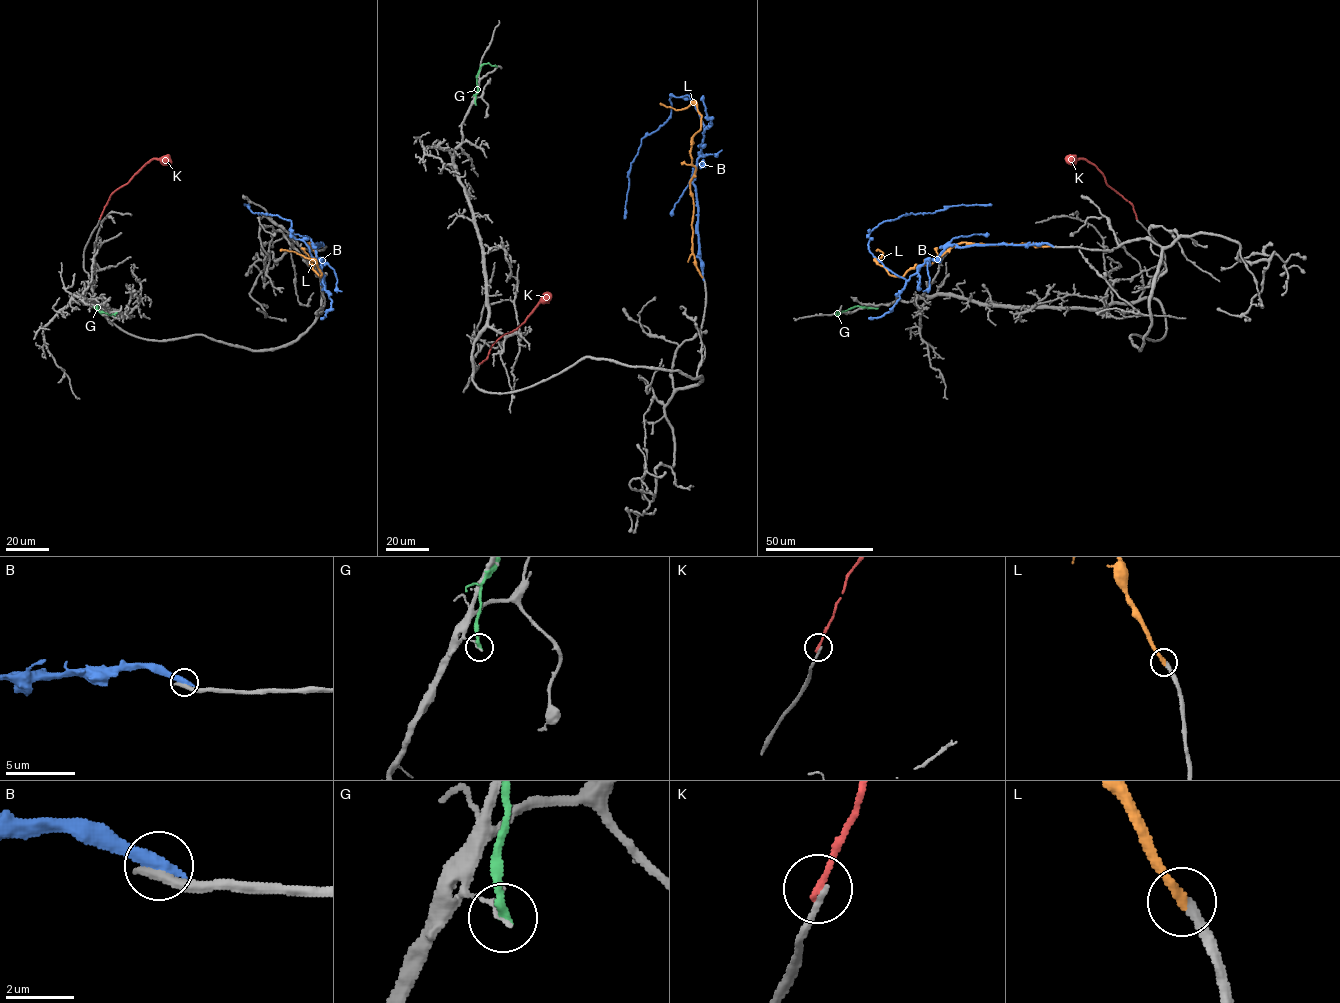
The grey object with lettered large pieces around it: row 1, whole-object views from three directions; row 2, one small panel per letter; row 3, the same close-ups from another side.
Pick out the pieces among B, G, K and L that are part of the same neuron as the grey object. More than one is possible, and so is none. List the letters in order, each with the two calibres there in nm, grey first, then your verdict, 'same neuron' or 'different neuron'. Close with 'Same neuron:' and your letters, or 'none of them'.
B: 380 nm thick on the grey side, 440 nm on the other; different neuron
G: 140 nm thick on the grey side, 280 nm on the other; different neuron
K: 170 nm thick on the grey side, 200 nm on the other; different neuron
L: 240 nm thick on the grey side, 280 nm on the other; same neuron
Same neuron: L

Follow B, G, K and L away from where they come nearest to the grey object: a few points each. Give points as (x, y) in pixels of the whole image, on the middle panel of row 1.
B: (703, 279), (693, 177), (704, 125), (689, 96), (671, 95), (670, 117), (642, 138), (628, 175), (624, 219)
G: (475, 104), (480, 68), (488, 63), (497, 66)
K: (480, 363), (486, 359), (492, 345), (504, 334), (516, 330), (551, 294)
L: (702, 277), (693, 253), (690, 184), (695, 170), (691, 138), (701, 117), (694, 103), (681, 110), (660, 103)

